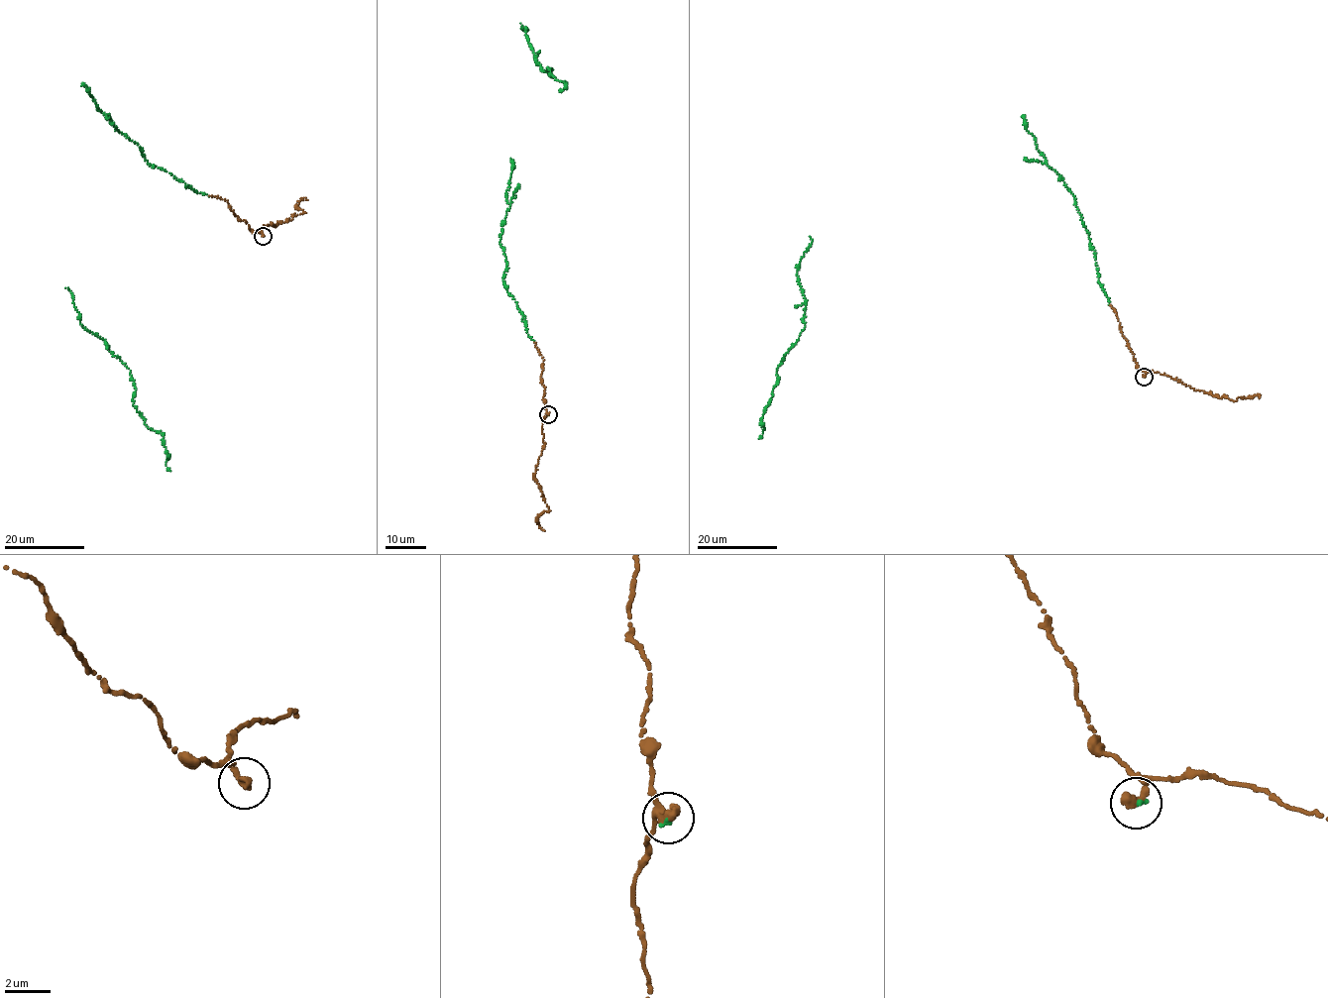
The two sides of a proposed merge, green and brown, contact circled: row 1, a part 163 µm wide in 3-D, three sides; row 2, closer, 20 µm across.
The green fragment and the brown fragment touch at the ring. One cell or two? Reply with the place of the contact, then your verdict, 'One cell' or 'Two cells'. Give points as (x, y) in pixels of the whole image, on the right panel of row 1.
Place: (1144, 377). One cell

